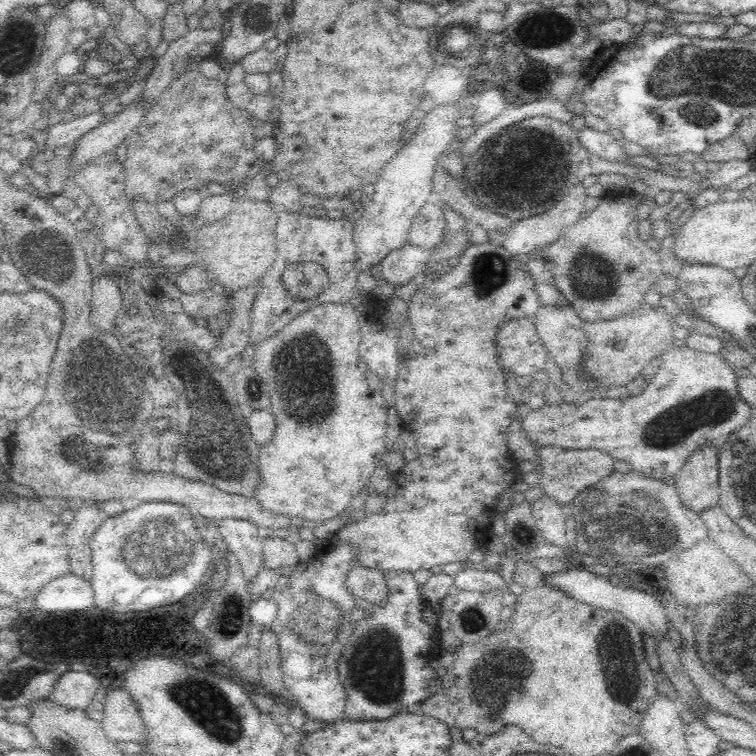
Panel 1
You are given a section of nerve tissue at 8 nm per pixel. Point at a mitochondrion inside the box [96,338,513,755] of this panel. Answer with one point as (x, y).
(207, 702)

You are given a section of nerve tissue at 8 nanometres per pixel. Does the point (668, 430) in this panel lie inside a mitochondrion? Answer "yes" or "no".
yes

